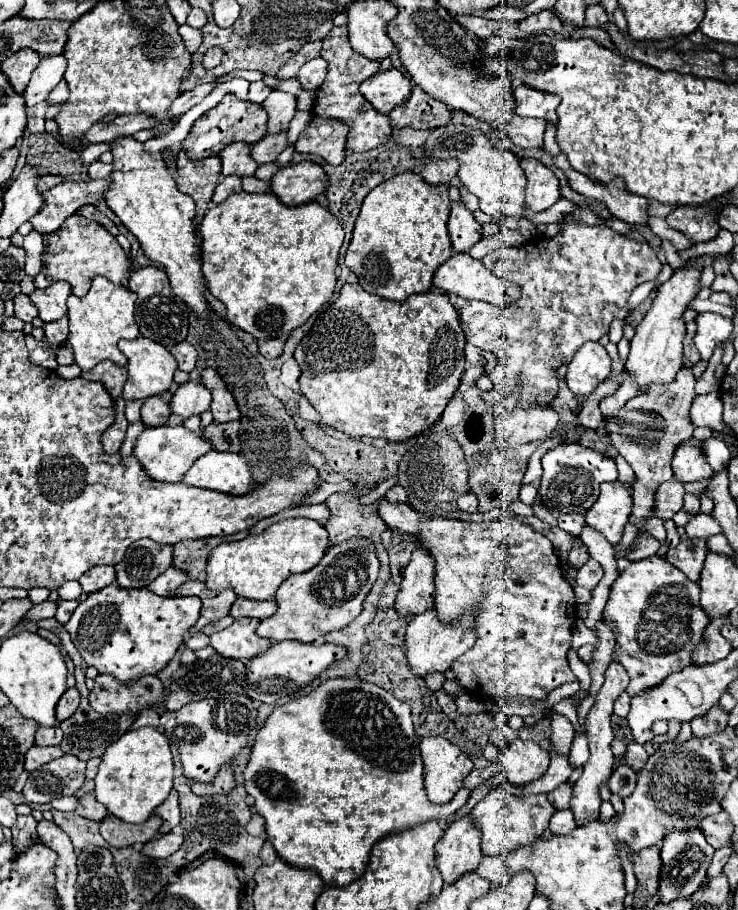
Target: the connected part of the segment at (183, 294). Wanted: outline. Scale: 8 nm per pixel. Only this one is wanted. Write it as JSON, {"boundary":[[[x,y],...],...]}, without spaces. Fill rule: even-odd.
{"boundary":[[[118,137],[112,143],[114,171],[112,187],[106,193],[108,207],[124,223],[124,227],[140,241],[142,251],[154,263],[160,263],[168,273],[170,287],[196,315],[212,323],[212,309],[206,299],[208,281],[202,273],[202,247],[198,243],[198,233],[194,229],[196,203],[192,197],[176,189],[176,179],[168,171],[166,163],[160,157],[152,157],[142,149],[142,143],[132,137]]]}

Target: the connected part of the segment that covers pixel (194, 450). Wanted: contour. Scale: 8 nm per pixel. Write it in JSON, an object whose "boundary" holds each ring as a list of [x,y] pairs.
{"boundary":[[[160,425],[160,427],[146,427],[140,433],[140,437],[136,439],[136,445],[134,445],[134,457],[140,461],[140,465],[144,467],[144,471],[148,473],[150,479],[178,483],[182,479],[182,475],[190,469],[194,459],[208,453],[210,449],[212,449],[212,445],[208,441],[204,441],[202,431],[192,433],[184,425],[172,425],[172,427]]]}

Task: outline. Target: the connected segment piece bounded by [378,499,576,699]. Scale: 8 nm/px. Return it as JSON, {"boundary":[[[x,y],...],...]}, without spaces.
{"boundary":[[[386,499],[380,501],[378,511],[380,511],[380,517],[386,521],[386,525],[390,529],[398,529],[398,531],[404,531],[404,533],[418,535],[420,543],[426,545],[428,551],[434,555],[434,559],[436,559],[436,579],[434,579],[436,581],[436,599],[434,599],[434,605],[436,605],[438,615],[440,615],[442,621],[446,621],[446,623],[452,621],[454,617],[458,617],[462,611],[466,611],[472,605],[480,605],[482,607],[482,611],[476,617],[478,637],[476,637],[474,647],[461,655],[452,664],[455,679],[458,679],[458,683],[462,687],[466,687],[470,693],[478,693],[482,697],[500,697],[500,699],[504,699],[508,693],[518,693],[518,695],[528,697],[528,699],[546,699],[552,689],[560,687],[562,683],[576,681],[576,675],[570,671],[568,657],[566,657],[566,653],[570,651],[570,641],[572,641],[572,625],[576,623],[576,595],[574,595],[572,585],[564,579],[564,575],[560,571],[560,559],[558,559],[558,555],[556,555],[556,551],[554,551],[554,547],[552,547],[552,543],[548,541],[546,535],[542,535],[540,531],[534,531],[532,527],[520,523],[514,517],[510,517],[510,519],[494,519],[494,521],[482,521],[482,523],[456,521],[456,519],[446,519],[446,517],[422,517],[412,507],[402,505],[402,503],[394,505],[394,503],[388,503]]]}

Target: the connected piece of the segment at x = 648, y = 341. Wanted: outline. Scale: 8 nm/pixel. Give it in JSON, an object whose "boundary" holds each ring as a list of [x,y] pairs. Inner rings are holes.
{"boundary":[[[690,261],[682,269],[674,271],[674,275],[664,285],[660,285],[652,309],[636,327],[636,335],[630,341],[632,347],[624,367],[638,381],[642,391],[646,391],[650,383],[672,381],[678,369],[682,367],[682,339],[686,335],[686,323],[682,315],[688,309],[690,301],[696,299],[696,293],[700,289],[700,277],[702,277],[702,269]]]}

